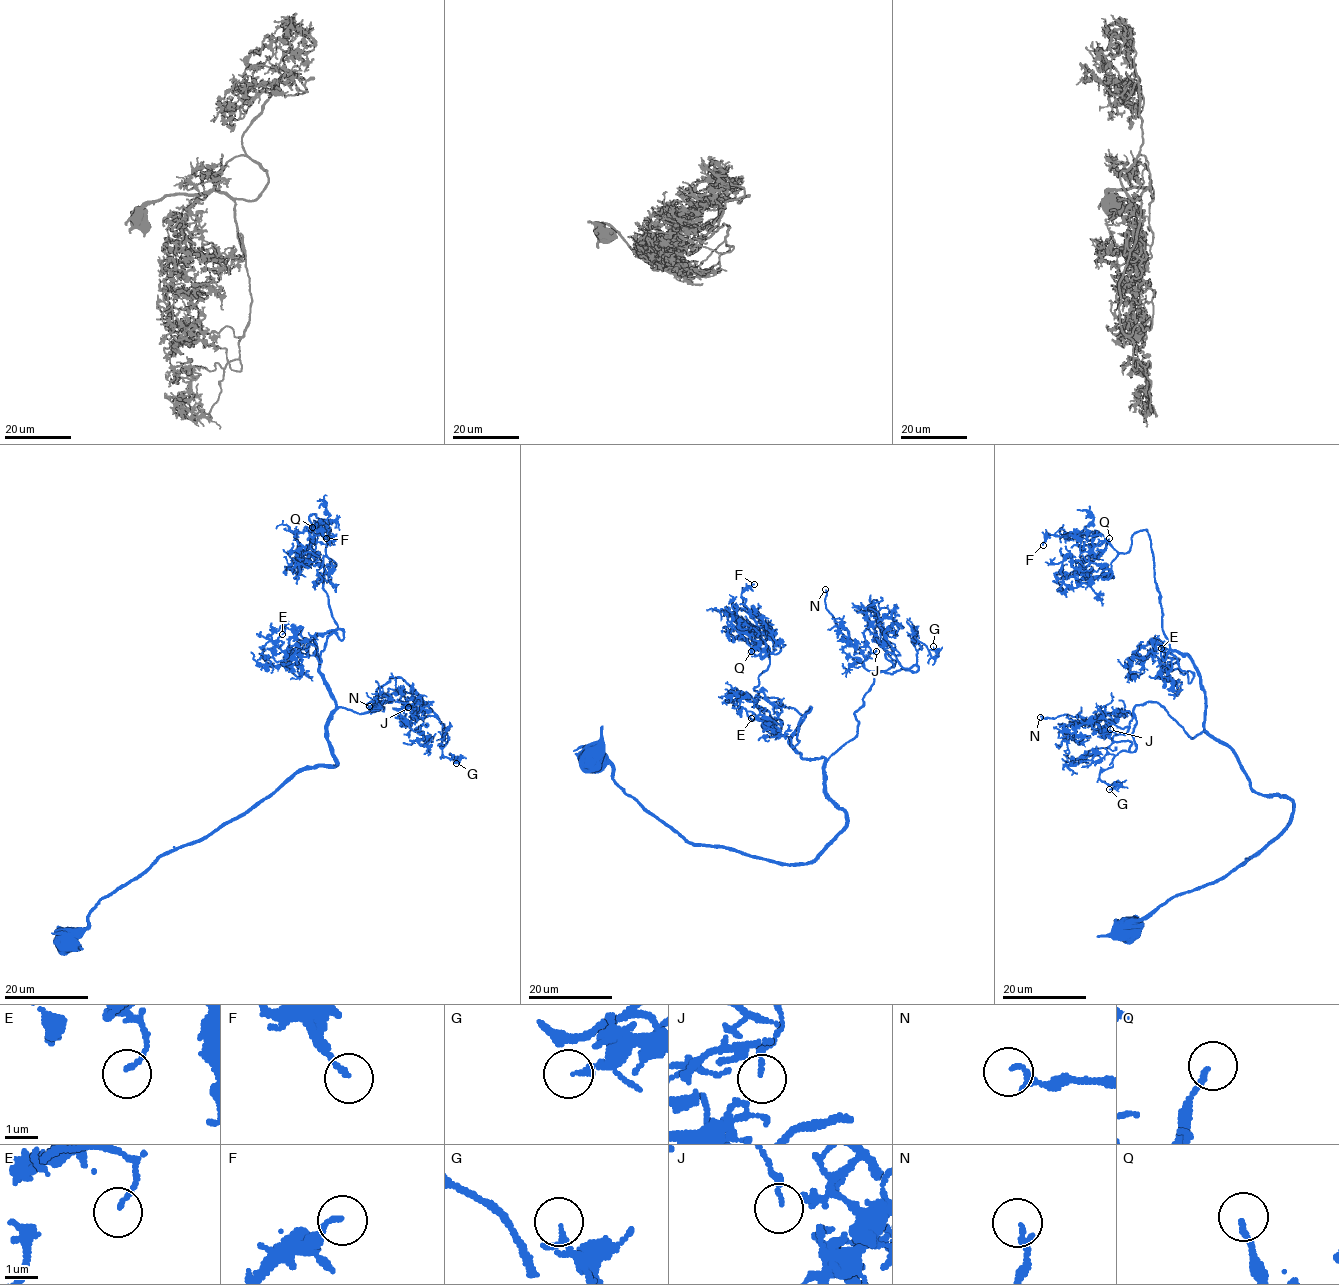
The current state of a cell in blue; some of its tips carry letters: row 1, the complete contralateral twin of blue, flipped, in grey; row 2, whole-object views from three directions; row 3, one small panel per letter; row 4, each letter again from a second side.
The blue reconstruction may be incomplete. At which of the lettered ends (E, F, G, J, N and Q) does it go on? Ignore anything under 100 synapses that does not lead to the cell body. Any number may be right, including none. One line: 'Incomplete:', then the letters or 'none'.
Incomplete: G

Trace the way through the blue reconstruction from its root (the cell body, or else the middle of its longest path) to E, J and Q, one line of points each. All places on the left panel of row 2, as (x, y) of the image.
E: (66, 940), (159, 857), (336, 766), (314, 639), (335, 630), (320, 662), (287, 656), (302, 627), (282, 634)
J: (66, 940), (159, 857), (336, 766), (339, 707), (365, 713), (395, 677), (408, 707)
Q: (66, 940), (159, 857), (336, 766), (315, 515), (322, 564), (299, 559), (312, 527)

